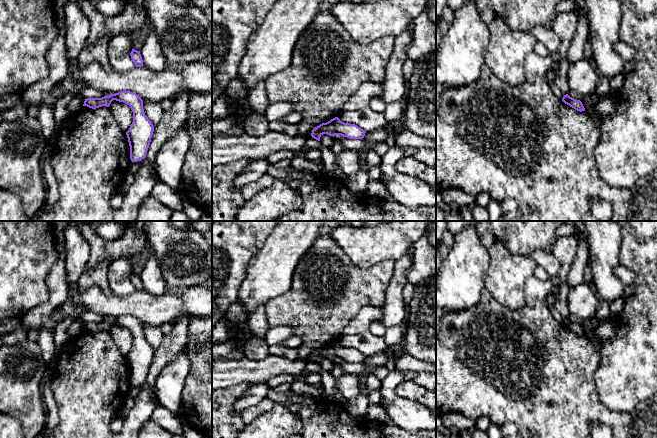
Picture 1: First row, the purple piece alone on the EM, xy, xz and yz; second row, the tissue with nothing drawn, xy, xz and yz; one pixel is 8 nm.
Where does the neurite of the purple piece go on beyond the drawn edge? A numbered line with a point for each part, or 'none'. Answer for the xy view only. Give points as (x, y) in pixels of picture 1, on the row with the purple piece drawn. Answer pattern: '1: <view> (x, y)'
none

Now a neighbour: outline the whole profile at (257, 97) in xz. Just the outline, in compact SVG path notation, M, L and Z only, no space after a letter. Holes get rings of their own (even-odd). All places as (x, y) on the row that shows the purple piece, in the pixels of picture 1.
M265 81L258 82L257 85L247 93L246 98L253 112L264 115L270 104L265 89Z

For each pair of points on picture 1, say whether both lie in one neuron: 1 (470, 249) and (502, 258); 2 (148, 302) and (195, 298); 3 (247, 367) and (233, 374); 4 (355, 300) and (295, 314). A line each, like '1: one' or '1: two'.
1: two
2: one
3: one
4: one

